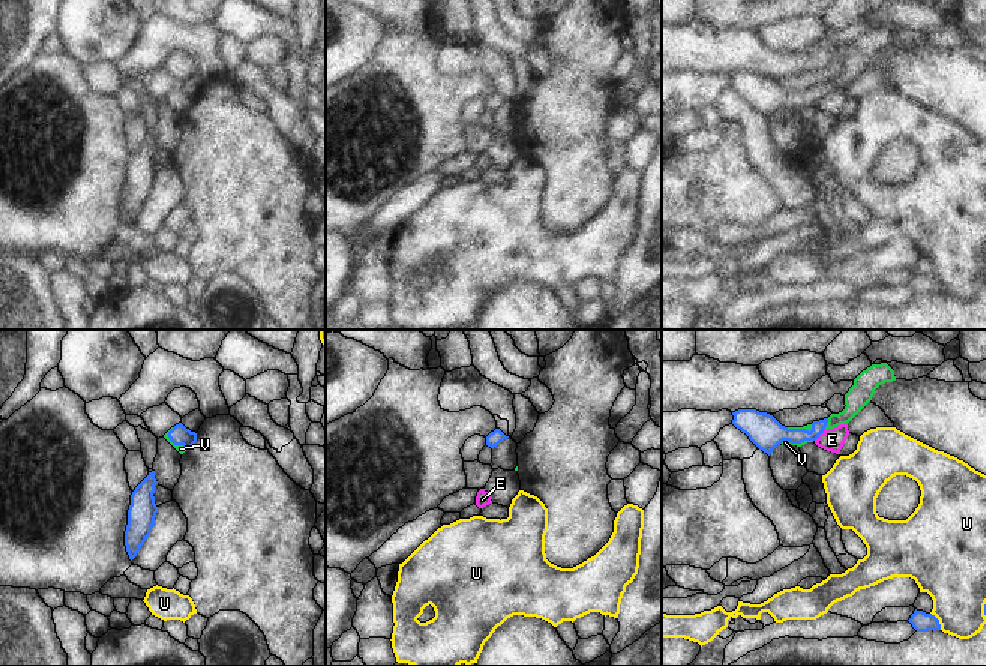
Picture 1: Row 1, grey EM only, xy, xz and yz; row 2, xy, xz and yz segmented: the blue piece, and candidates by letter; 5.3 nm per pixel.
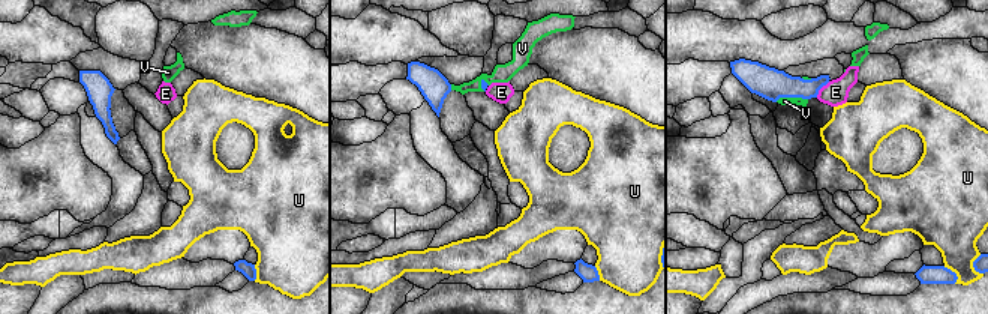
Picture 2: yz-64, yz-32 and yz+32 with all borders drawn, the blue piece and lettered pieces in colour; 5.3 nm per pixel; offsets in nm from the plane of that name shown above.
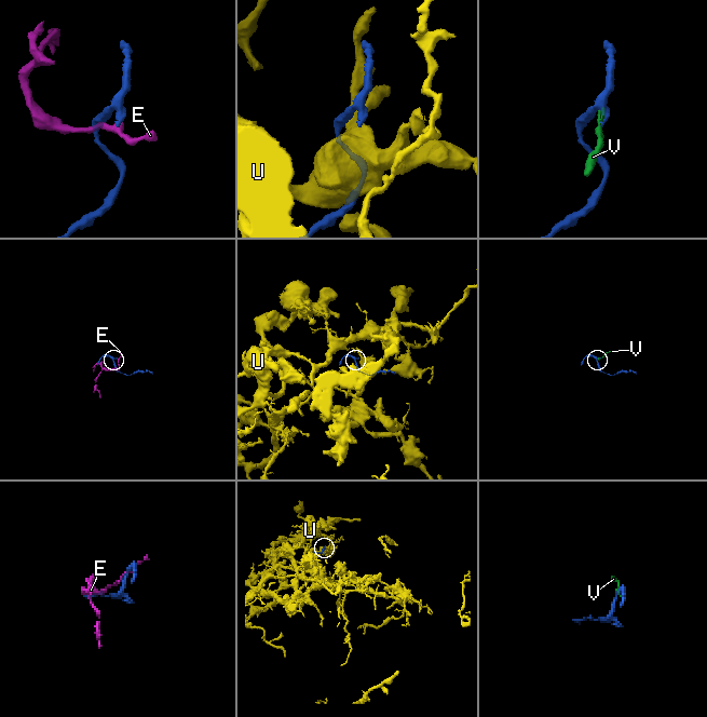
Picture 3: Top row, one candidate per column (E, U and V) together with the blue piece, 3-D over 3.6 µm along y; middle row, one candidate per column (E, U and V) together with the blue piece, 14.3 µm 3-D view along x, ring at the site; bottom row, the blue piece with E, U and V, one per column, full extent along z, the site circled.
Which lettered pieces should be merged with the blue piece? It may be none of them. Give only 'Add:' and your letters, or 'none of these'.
Add: V

